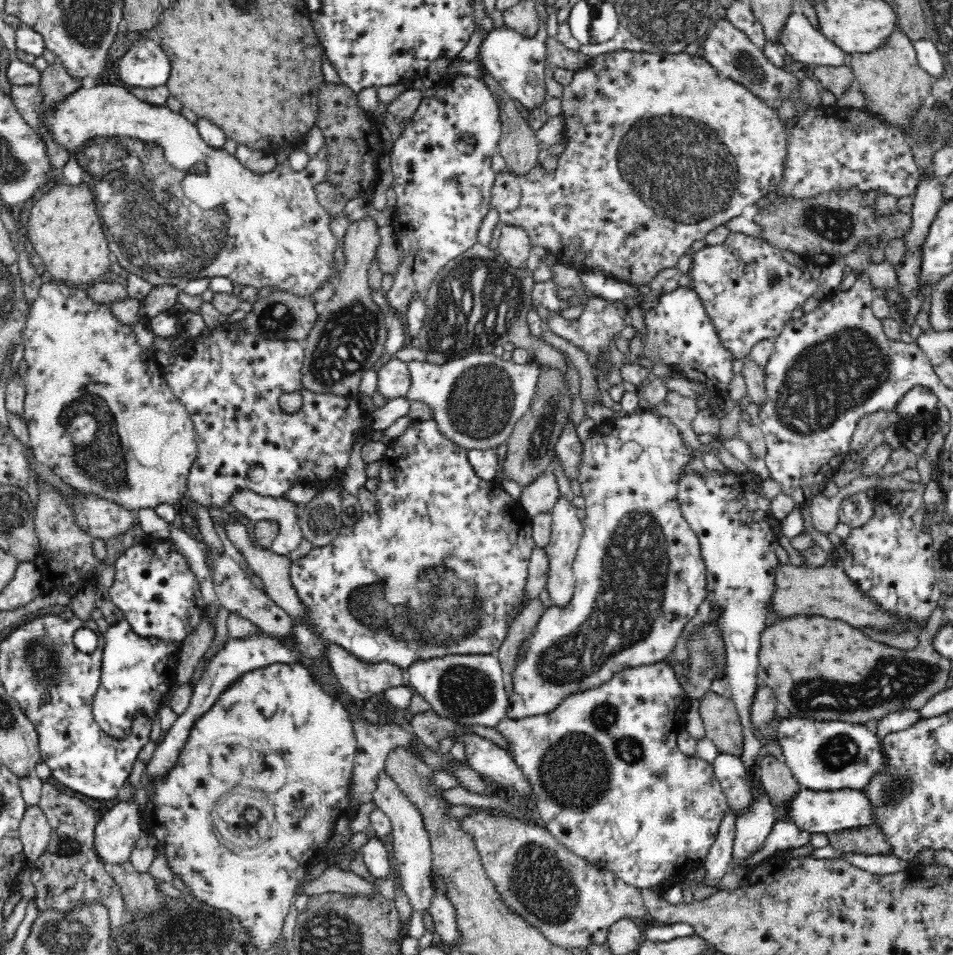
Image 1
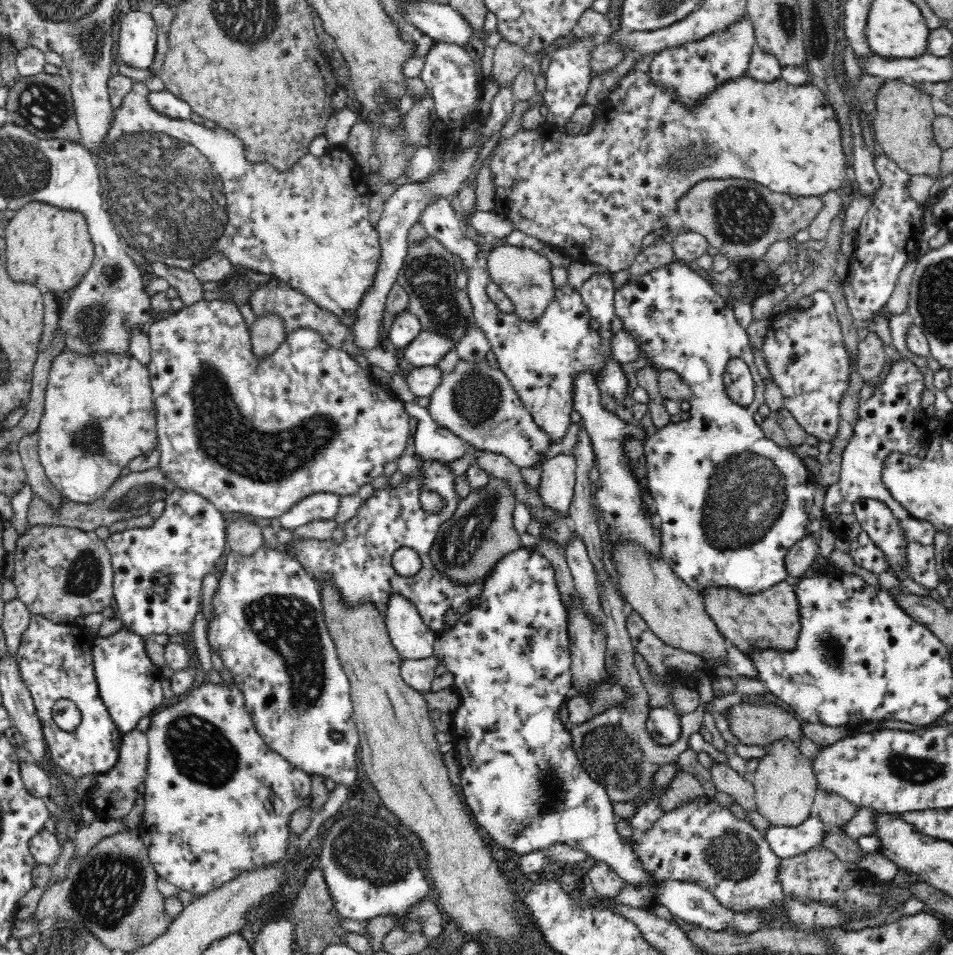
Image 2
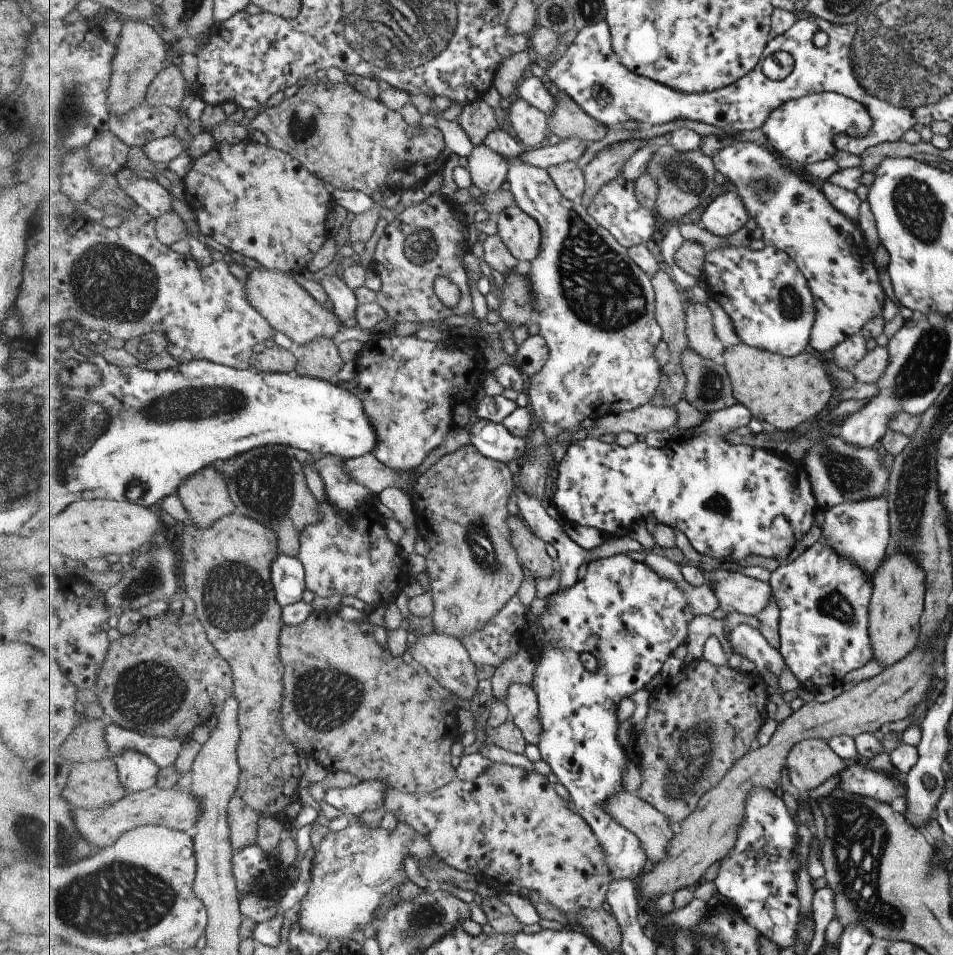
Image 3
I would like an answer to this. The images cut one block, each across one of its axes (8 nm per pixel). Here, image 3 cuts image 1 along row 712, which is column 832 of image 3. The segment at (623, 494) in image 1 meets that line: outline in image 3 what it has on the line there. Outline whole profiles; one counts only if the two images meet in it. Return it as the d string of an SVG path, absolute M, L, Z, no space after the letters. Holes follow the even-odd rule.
M886 495L866 498L855 502L841 503L824 510L824 522L821 529L822 536L827 539L832 549L842 557L857 563L869 577L886 556L889 538L888 508Z

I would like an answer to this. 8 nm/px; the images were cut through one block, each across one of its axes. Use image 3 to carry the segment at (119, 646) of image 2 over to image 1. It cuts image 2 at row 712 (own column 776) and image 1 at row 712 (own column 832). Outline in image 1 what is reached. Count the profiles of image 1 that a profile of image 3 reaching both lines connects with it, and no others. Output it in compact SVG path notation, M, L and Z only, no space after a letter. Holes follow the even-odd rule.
M122 617L118 622L109 626L103 633L104 647L102 657L102 674L97 693L94 695L93 716L100 729L116 740L126 739L132 734L133 721L140 715L153 718L158 710L159 700L166 696L167 687L175 682L175 669L179 659L180 645L164 639L138 636L136 631Z

